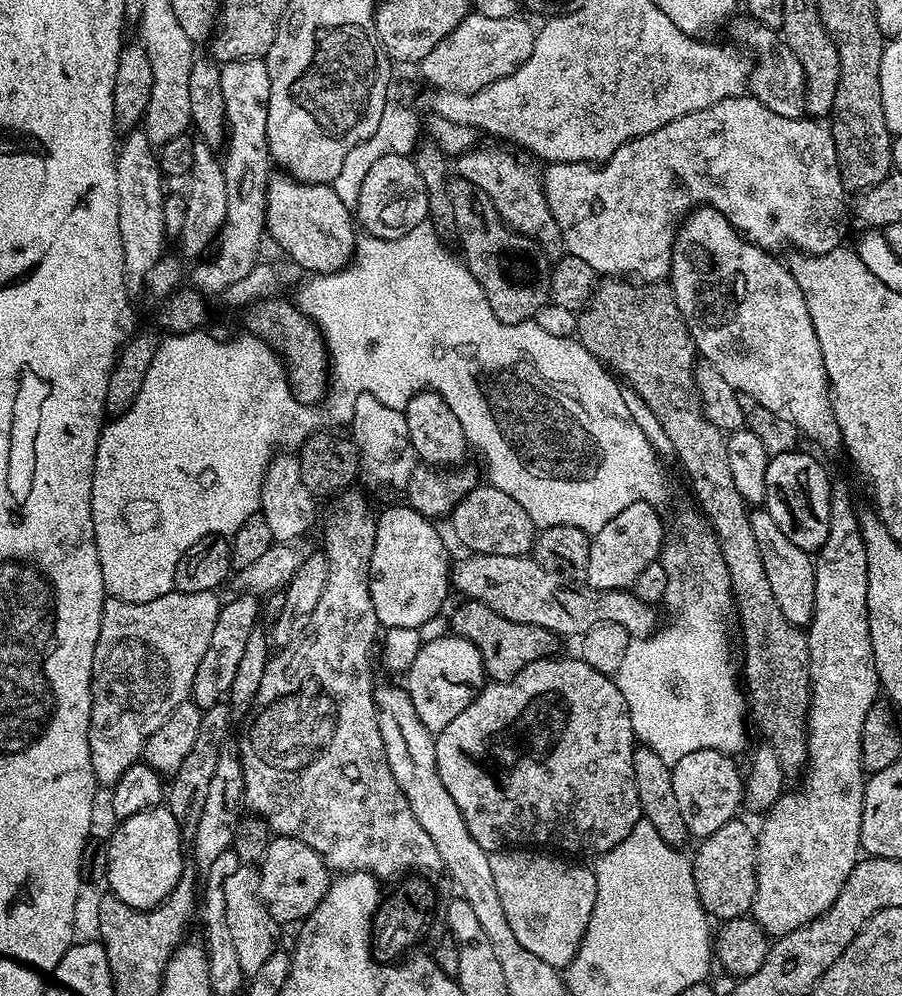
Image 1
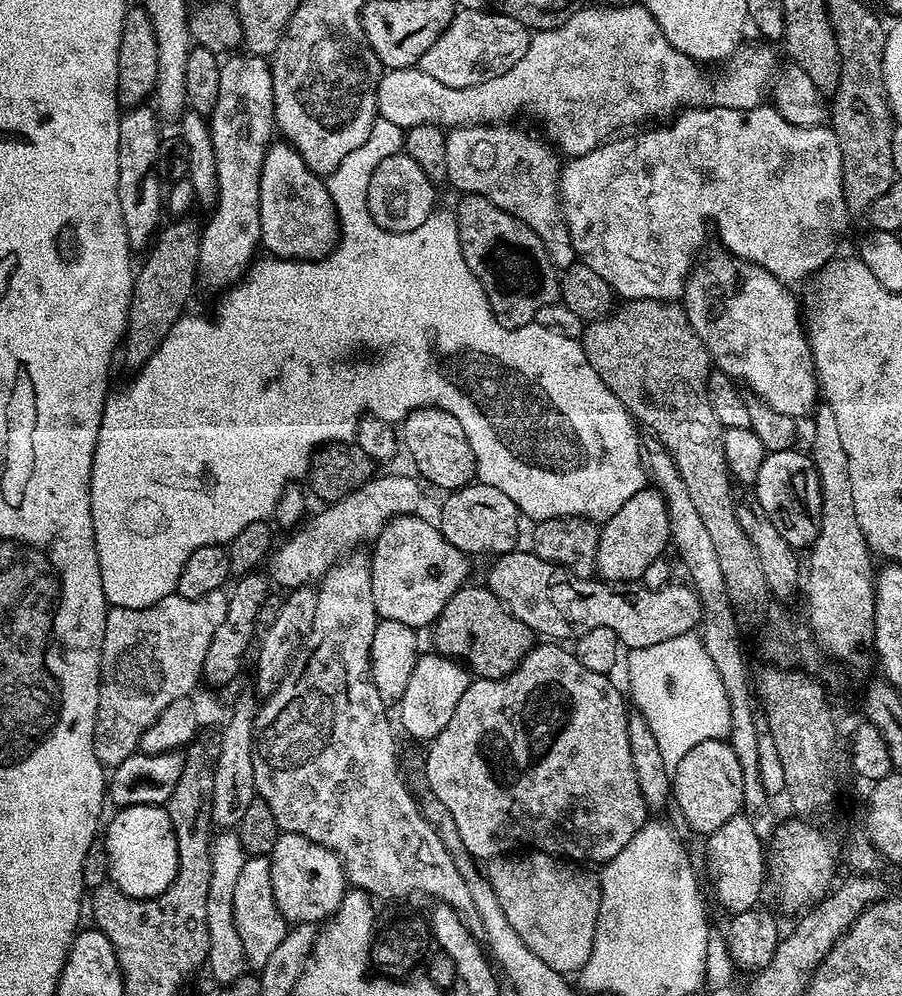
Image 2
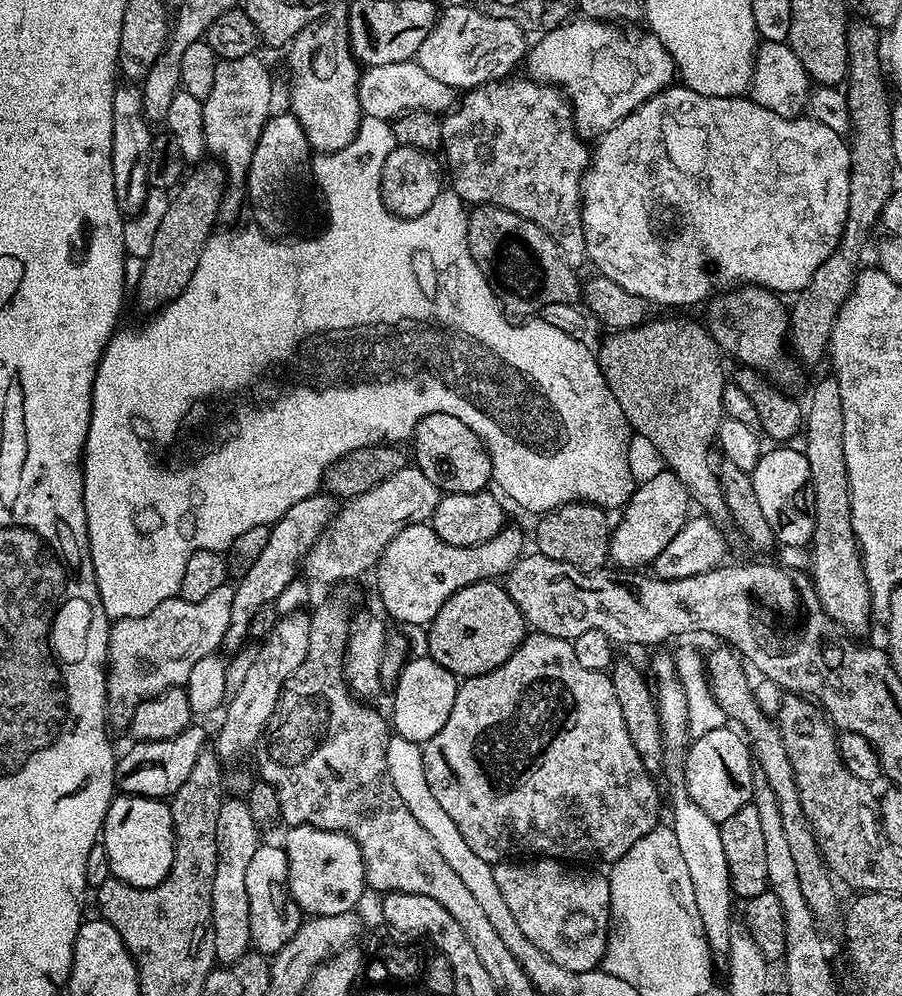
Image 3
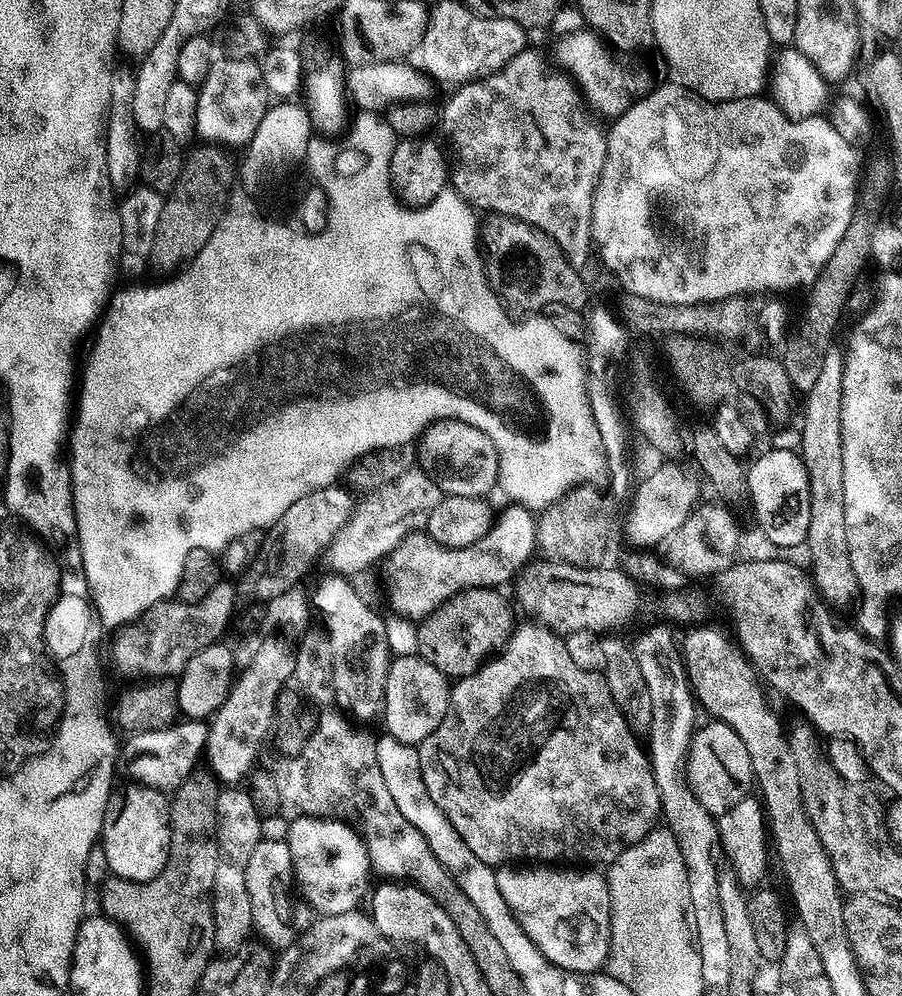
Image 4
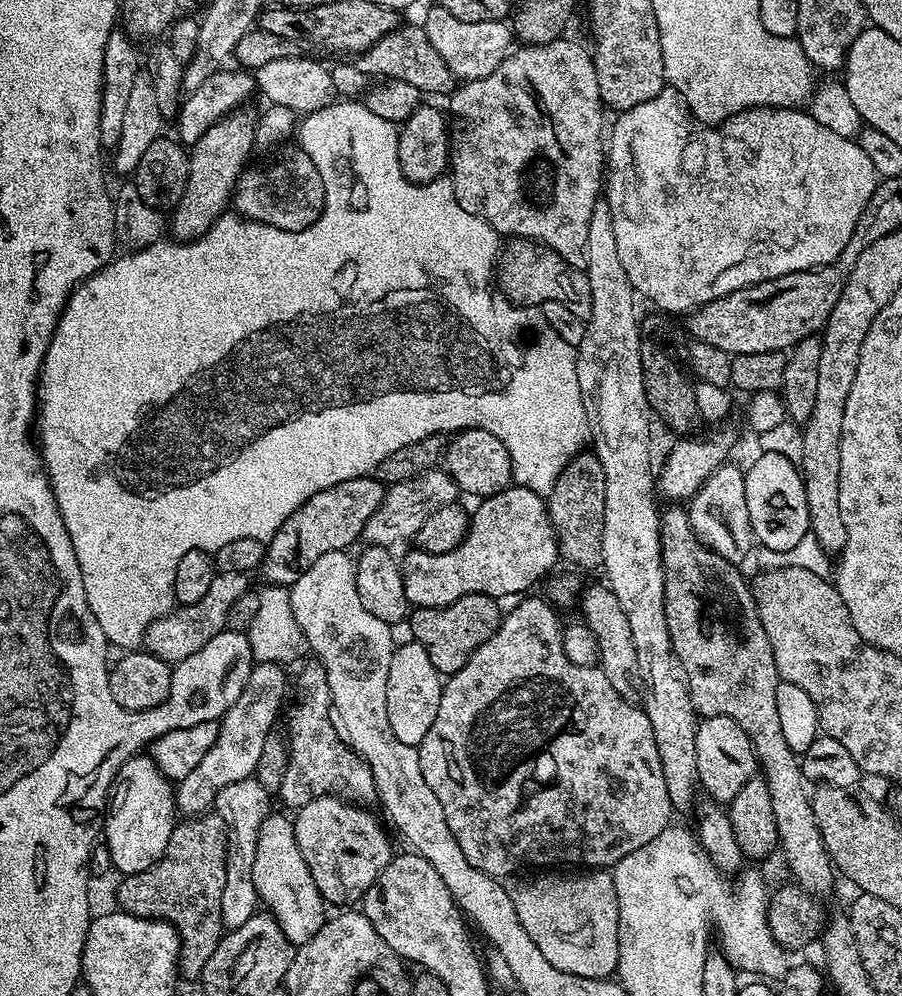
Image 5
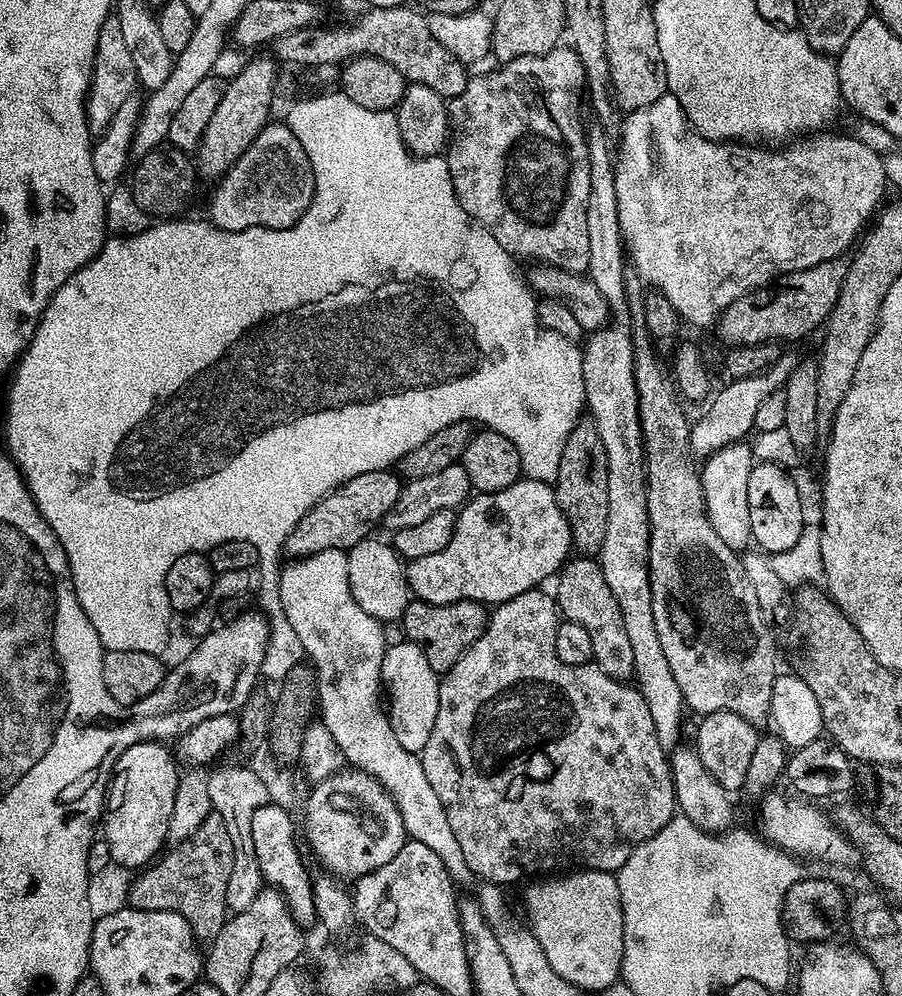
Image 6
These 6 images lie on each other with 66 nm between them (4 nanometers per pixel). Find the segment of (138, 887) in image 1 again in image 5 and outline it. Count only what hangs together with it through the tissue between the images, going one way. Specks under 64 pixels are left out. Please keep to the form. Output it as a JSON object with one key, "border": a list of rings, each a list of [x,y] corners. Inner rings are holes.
{"border":[[[129,755],[115,769],[114,783],[102,816],[102,840],[110,850],[112,868],[124,876],[133,876],[158,863],[178,823],[173,781],[160,773],[151,755],[140,755]]]}

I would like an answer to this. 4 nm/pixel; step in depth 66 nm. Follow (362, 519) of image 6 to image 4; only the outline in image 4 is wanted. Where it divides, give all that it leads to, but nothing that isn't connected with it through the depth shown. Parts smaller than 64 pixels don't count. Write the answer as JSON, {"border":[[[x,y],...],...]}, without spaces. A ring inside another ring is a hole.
{"border":[[[335,483],[328,488],[314,489],[306,494],[306,498],[298,498],[298,502],[294,502],[294,506],[290,506],[290,510],[286,510],[286,514],[282,514],[282,518],[278,518],[278,522],[263,533],[259,550],[239,577],[238,592],[241,597],[267,602],[278,595],[291,593],[295,584],[307,578],[316,559],[331,549],[336,536],[352,519],[358,505],[357,497],[347,487],[340,487],[339,483]]]}

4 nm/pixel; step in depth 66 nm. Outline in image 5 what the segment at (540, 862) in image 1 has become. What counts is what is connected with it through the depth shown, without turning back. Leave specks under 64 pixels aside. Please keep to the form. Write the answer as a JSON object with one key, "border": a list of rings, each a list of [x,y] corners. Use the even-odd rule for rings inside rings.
{"border":[[[544,870],[539,874],[528,874],[525,880],[516,880],[520,878],[512,878],[507,881],[506,887],[510,894],[510,902],[514,902],[514,911],[518,914],[518,922],[522,922],[522,930],[526,930],[526,934],[530,934],[530,938],[534,942],[534,946],[538,946],[538,950],[542,950],[545,958],[552,965],[558,966],[558,970],[562,970],[566,974],[578,974],[582,978],[598,978],[599,980],[609,979],[615,973],[618,966],[618,894],[614,890],[614,882],[612,881],[612,873],[608,870],[580,870],[577,876],[571,876],[568,870]]]}

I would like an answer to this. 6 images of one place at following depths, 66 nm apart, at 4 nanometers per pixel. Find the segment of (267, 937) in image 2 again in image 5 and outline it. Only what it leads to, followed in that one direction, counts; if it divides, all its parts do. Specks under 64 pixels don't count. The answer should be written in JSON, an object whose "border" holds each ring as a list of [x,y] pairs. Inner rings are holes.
{"border":[[[269,814],[264,817],[258,830],[258,851],[254,854],[254,890],[258,894],[260,904],[269,916],[273,916],[282,926],[282,934],[293,946],[310,942],[318,930],[322,930],[326,919],[326,901],[314,886],[314,878],[310,874],[310,866],[306,866],[306,858],[302,858],[302,850],[298,850],[296,825],[284,816]]]}

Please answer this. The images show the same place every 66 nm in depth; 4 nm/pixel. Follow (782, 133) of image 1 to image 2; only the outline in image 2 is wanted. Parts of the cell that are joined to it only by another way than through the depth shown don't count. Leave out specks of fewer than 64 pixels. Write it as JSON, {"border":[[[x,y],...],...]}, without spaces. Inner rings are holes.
{"border":[[[761,106],[761,107],[758,107],[758,108],[750,108],[750,109],[747,109],[747,110],[741,110],[741,109],[739,109],[739,108],[688,108],[688,109],[687,109],[687,110],[684,110],[684,111],[681,111],[681,112],[680,112],[680,113],[679,113],[679,115],[677,115],[677,116],[676,116],[676,117],[675,117],[675,118],[672,118],[672,119],[669,119],[669,120],[668,120],[668,121],[667,121],[667,122],[664,122],[664,123],[668,123],[668,122],[669,122],[669,124],[664,124],[664,125],[662,125],[662,126],[661,126],[661,128],[652,128],[652,127],[656,127],[656,126],[648,126],[648,127],[645,127],[645,128],[644,128],[644,129],[643,129],[643,130],[636,130],[636,131],[633,131],[633,132],[632,132],[632,133],[631,133],[631,134],[620,134],[620,135],[617,135],[617,136],[616,136],[616,137],[615,137],[615,138],[613,138],[613,139],[611,139],[611,140],[609,140],[609,141],[608,141],[608,143],[606,143],[606,144],[601,144],[601,145],[600,145],[600,147],[598,147],[598,148],[595,148],[595,149],[594,149],[594,150],[590,150],[590,151],[589,151],[589,152],[588,152],[588,153],[587,153],[587,154],[586,154],[586,155],[585,155],[585,156],[573,156],[573,157],[571,157],[571,159],[569,159],[569,160],[568,160],[568,161],[567,161],[567,163],[565,163],[565,164],[564,164],[564,165],[563,165],[563,167],[561,167],[561,170],[560,170],[560,209],[561,209],[561,210],[563,210],[563,212],[564,212],[564,221],[565,221],[565,222],[566,222],[566,226],[567,226],[567,227],[568,227],[568,229],[569,229],[569,230],[570,230],[570,236],[571,236],[571,238],[572,238],[572,241],[573,241],[573,242],[574,242],[574,248],[575,248],[575,250],[576,250],[576,254],[577,254],[577,257],[578,257],[578,260],[579,260],[579,263],[581,263],[581,264],[585,264],[585,265],[586,265],[586,266],[590,266],[590,270],[594,270],[594,274],[602,274],[602,278],[606,278],[606,282],[607,282],[607,283],[608,283],[608,284],[609,284],[609,286],[611,286],[611,288],[612,288],[612,290],[613,290],[613,293],[615,293],[615,295],[616,295],[616,296],[617,296],[617,297],[620,297],[620,296],[624,296],[624,297],[620,297],[620,298],[623,298],[623,299],[624,299],[624,300],[625,300],[625,301],[629,301],[629,300],[667,300],[667,301],[669,301],[669,302],[676,302],[676,301],[679,301],[679,300],[680,300],[680,299],[681,299],[681,297],[683,297],[683,294],[684,294],[684,284],[685,284],[685,283],[686,283],[686,282],[687,282],[687,281],[688,281],[688,275],[690,275],[690,274],[691,274],[691,272],[692,272],[692,270],[693,270],[693,267],[694,267],[694,265],[695,265],[695,264],[696,264],[696,263],[697,263],[697,260],[698,260],[698,255],[697,255],[697,256],[696,256],[696,251],[698,251],[698,250],[699,250],[699,248],[700,248],[700,247],[702,247],[702,246],[703,246],[703,244],[704,244],[704,235],[706,235],[706,234],[707,234],[707,232],[708,232],[708,223],[710,223],[710,222],[711,222],[711,220],[712,220],[712,224],[713,224],[713,226],[714,226],[714,227],[716,227],[716,232],[717,232],[717,234],[718,234],[718,235],[720,235],[720,240],[721,240],[721,242],[722,242],[722,243],[724,243],[724,244],[721,244],[721,245],[723,245],[723,247],[724,247],[724,248],[725,248],[725,249],[727,249],[727,251],[729,251],[729,252],[731,252],[731,253],[732,253],[732,255],[733,255],[733,256],[737,256],[737,258],[738,258],[738,259],[739,259],[739,260],[749,260],[749,262],[751,262],[751,264],[757,264],[757,265],[758,265],[758,266],[762,266],[762,267],[763,267],[763,268],[765,268],[765,269],[766,269],[766,270],[770,270],[770,274],[774,274],[774,275],[775,275],[775,276],[777,276],[777,277],[778,277],[778,278],[779,278],[779,280],[783,280],[783,281],[785,281],[785,282],[793,282],[793,281],[792,281],[792,280],[804,280],[804,279],[805,279],[805,280],[804,280],[804,281],[807,281],[807,280],[808,280],[808,279],[809,279],[809,277],[811,277],[811,276],[812,276],[812,275],[813,275],[813,274],[815,274],[815,273],[817,273],[817,272],[819,272],[819,270],[820,270],[820,267],[821,267],[821,266],[822,266],[822,265],[823,265],[823,264],[827,264],[827,263],[828,263],[828,261],[829,261],[829,260],[831,260],[831,259],[833,259],[833,257],[835,257],[835,256],[836,256],[836,255],[837,255],[837,252],[836,252],[836,247],[838,247],[838,246],[839,246],[839,244],[840,244],[840,235],[842,235],[842,234],[843,234],[843,232],[844,232],[844,227],[846,227],[846,226],[847,226],[847,224],[848,224],[848,219],[850,219],[850,213],[849,213],[849,210],[848,210],[848,207],[847,207],[847,206],[846,206],[846,202],[845,202],[845,201],[844,201],[844,187],[843,187],[843,186],[842,186],[842,174],[843,174],[843,173],[844,173],[844,171],[843,171],[843,170],[842,170],[842,150],[841,150],[841,149],[840,149],[840,143],[839,143],[839,142],[838,142],[838,138],[837,138],[837,137],[836,137],[836,133],[835,133],[835,132],[833,132],[833,131],[832,131],[832,129],[831,129],[831,127],[828,127],[828,126],[821,126],[821,127],[819,127],[819,128],[807,128],[807,127],[806,127],[806,126],[794,126],[794,125],[793,125],[793,124],[791,124],[791,123],[790,123],[790,122],[786,122],[786,118],[782,118],[782,114],[781,114],[781,113],[780,113],[780,112],[777,112],[777,111],[776,111],[776,109],[775,109],[775,107],[772,107],[772,106]]]}

